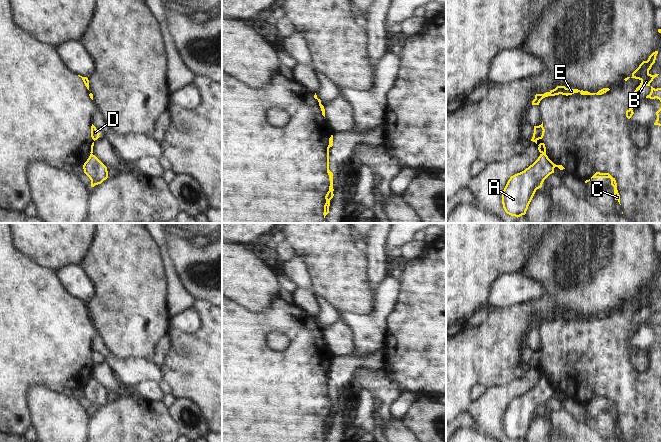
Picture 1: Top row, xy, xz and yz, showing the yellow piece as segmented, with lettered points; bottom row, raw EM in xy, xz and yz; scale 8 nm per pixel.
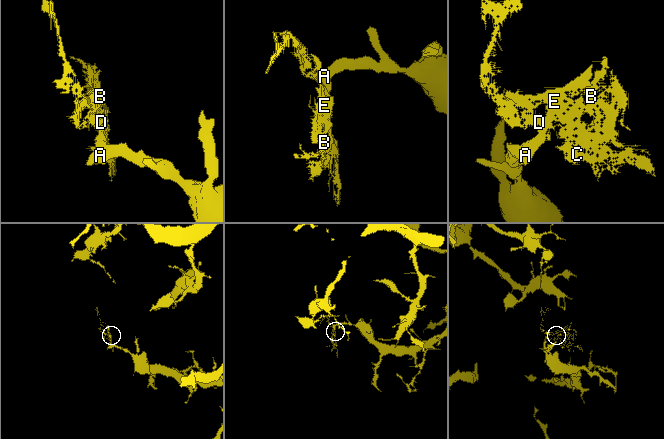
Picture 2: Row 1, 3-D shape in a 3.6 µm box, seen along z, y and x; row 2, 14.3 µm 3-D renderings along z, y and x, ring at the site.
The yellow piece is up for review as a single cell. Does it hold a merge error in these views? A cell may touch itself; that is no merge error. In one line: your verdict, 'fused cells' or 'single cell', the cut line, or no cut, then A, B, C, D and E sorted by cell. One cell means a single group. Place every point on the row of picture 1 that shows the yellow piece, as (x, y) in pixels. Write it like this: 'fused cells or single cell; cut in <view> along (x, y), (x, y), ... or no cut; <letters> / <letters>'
fused cells; cut in yz along (542, 153), (545, 154); A / B C D E

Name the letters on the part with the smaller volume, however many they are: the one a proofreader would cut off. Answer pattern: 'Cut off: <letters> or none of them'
Cut off: B, C, D, E.

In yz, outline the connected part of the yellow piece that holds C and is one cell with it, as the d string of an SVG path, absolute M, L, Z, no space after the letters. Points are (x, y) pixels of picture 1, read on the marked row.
M596 172L589 180L586 180L585 183L589 182L592 178L610 178L611 185L614 187L614 198L620 204L620 195L619 195L618 190L617 190L617 183L616 183L615 178L613 178L609 173Z

